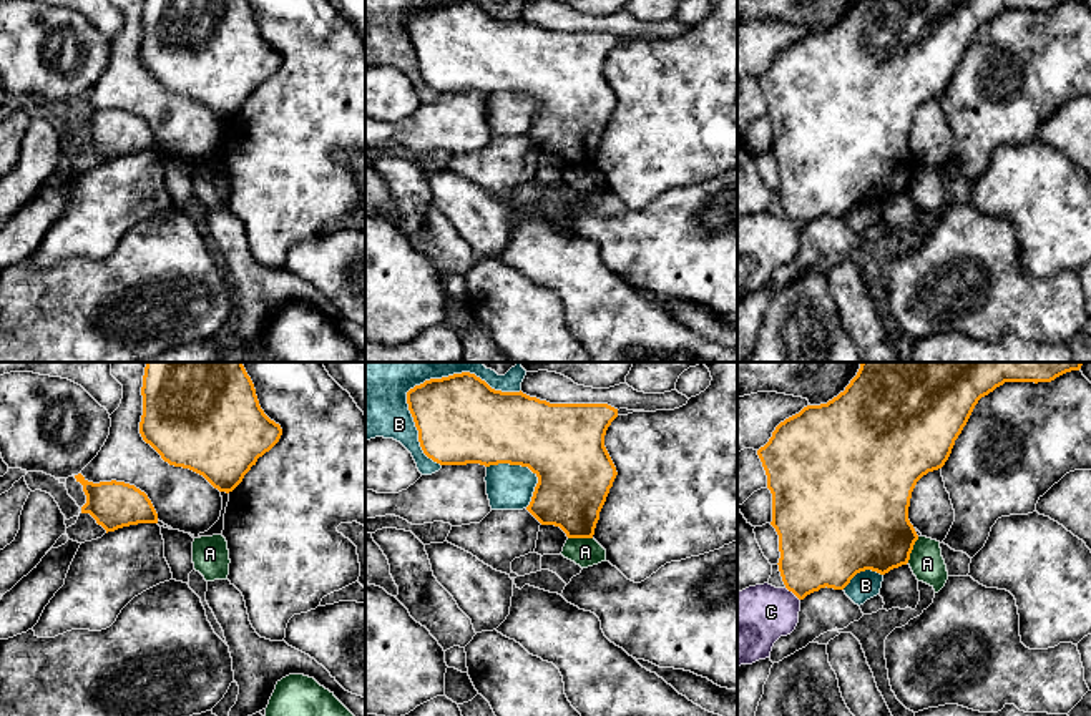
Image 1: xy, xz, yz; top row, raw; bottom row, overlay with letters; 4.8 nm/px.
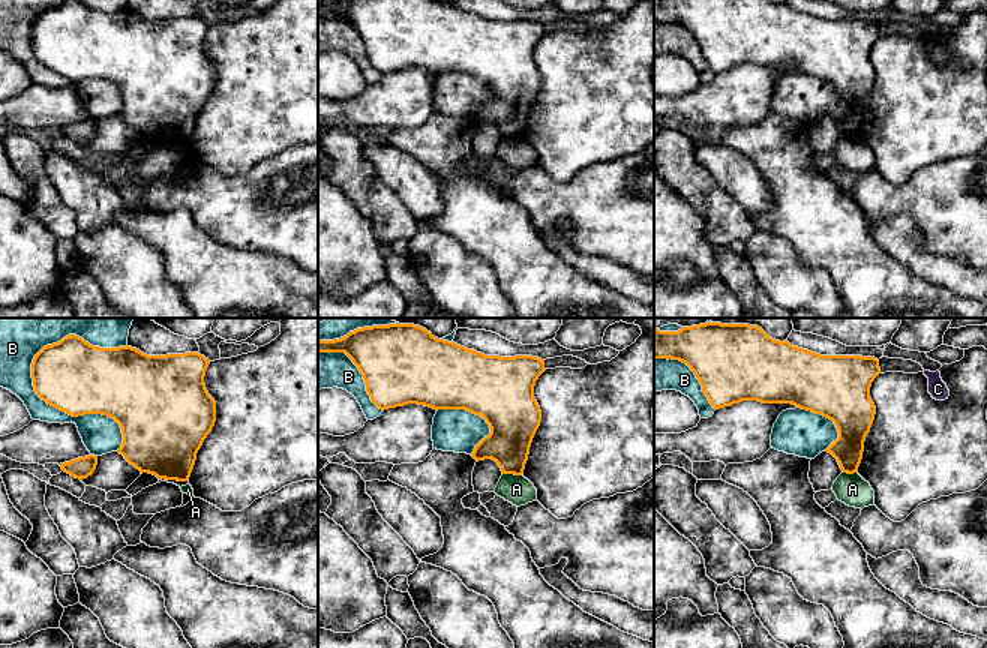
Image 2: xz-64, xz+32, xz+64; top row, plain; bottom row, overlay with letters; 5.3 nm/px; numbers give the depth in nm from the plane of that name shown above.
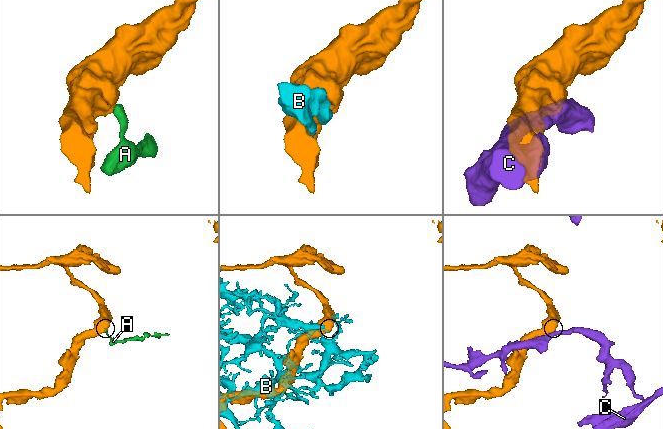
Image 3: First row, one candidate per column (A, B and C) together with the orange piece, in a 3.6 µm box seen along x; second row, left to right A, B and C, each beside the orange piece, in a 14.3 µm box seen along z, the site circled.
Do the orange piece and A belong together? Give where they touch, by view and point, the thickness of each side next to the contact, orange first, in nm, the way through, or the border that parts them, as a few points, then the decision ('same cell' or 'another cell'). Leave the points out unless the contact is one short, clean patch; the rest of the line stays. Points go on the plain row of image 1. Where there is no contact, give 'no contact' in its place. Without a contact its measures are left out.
yz (912, 176) | 420/160 nm | along yz (919, 165), (907, 190) | another cell

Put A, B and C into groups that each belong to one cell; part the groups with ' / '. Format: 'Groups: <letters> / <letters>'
Groups: A / B / C

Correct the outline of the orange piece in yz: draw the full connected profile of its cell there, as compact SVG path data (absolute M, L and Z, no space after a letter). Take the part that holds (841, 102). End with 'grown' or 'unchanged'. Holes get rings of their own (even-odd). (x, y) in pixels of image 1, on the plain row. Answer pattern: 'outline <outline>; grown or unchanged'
outline M857 0L844 20L820 33L807 33L799 42L780 50L769 70L757 78L767 103L767 116L772 121L772 150L779 163L779 199L789 219L799 228L819 219L820 216L844 218L850 208L865 198L880 203L907 193L918 163L908 148L908 135L917 110L928 100L938 98L948 88L955 68L966 53L978 28L1005 10L1051 10L1066 0Z; unchanged

